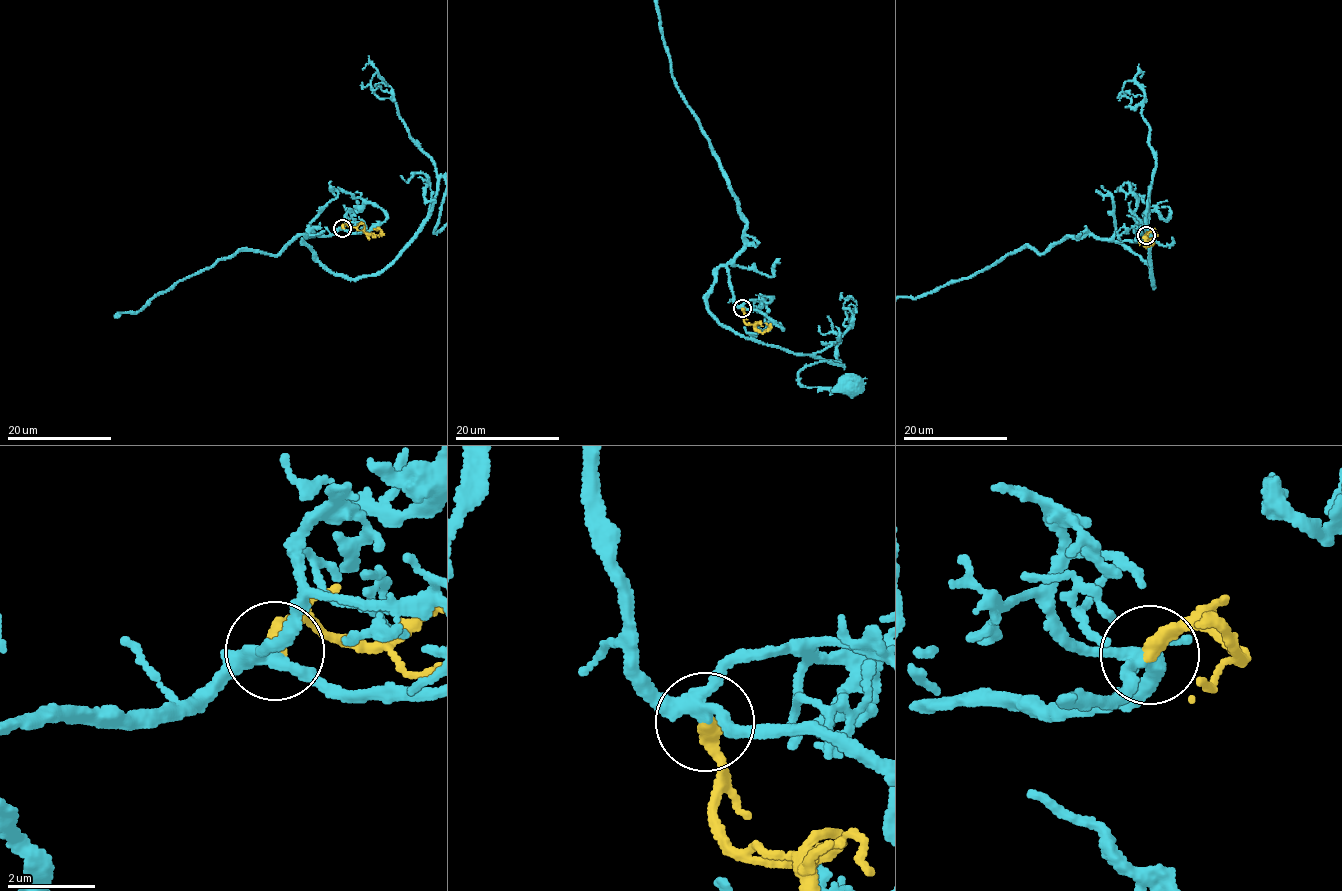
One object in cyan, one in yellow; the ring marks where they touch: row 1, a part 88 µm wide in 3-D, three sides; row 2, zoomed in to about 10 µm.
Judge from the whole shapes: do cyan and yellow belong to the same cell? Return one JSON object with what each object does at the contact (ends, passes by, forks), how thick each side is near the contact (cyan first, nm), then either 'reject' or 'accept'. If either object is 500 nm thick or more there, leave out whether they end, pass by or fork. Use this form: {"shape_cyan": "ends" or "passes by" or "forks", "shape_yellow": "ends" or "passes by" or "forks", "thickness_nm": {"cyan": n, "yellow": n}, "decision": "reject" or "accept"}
{"shape_cyan": "forks", "shape_yellow": "ends", "thickness_nm": {"cyan": 280, "yellow": 360}, "decision": "accept"}

